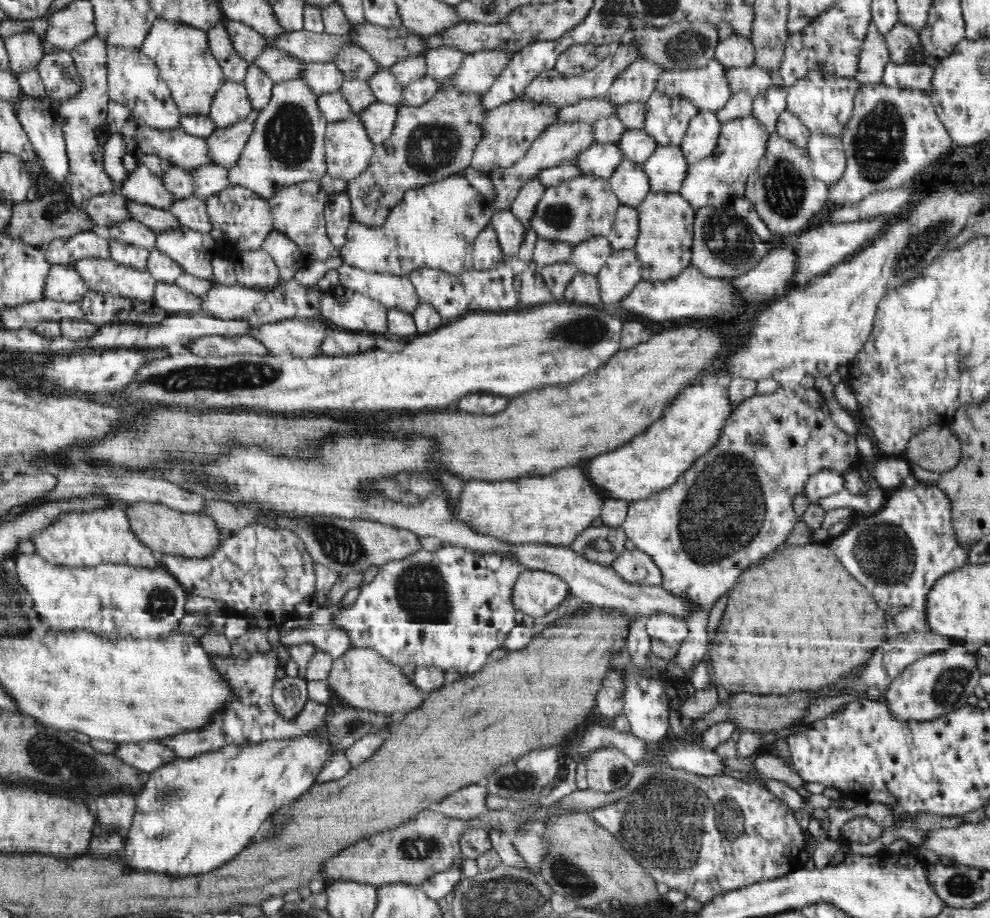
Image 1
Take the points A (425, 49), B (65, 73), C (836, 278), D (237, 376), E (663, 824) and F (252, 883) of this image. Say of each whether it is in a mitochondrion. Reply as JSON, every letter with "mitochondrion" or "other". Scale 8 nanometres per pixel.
{"A":"other","B":"mitochondrion","C":"other","D":"mitochondrion","E":"mitochondrion","F":"other"}

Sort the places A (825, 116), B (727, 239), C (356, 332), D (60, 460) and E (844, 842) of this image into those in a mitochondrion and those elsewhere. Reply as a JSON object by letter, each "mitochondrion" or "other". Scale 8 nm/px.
{"A":"other","B":"mitochondrion","C":"other","D":"other","E":"other"}

